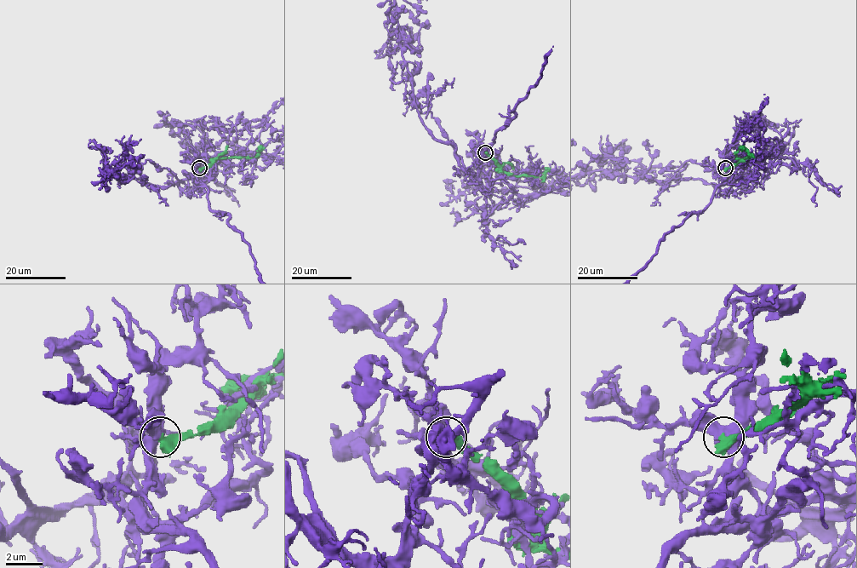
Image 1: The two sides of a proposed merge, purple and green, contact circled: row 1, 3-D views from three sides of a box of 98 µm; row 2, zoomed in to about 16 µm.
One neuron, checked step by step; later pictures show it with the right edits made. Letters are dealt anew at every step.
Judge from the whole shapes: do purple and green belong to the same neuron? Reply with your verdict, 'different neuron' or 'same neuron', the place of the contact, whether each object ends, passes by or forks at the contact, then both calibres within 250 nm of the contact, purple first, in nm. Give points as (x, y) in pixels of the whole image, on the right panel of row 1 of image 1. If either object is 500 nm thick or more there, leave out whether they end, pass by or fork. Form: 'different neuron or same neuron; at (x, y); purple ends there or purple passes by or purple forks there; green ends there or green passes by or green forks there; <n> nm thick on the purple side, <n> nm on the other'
different neuron; at (725, 168); 500 nm thick on the purple side, 500 nm on the other

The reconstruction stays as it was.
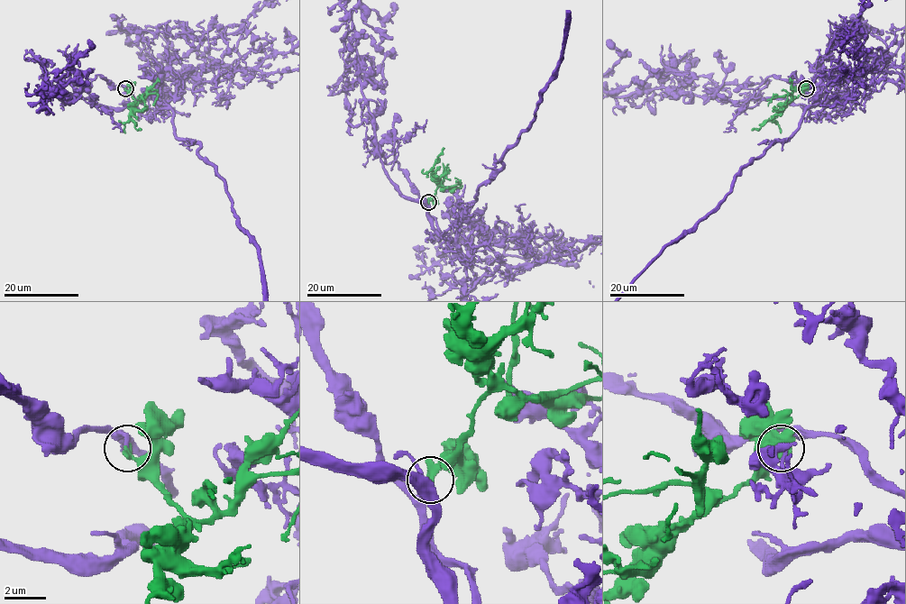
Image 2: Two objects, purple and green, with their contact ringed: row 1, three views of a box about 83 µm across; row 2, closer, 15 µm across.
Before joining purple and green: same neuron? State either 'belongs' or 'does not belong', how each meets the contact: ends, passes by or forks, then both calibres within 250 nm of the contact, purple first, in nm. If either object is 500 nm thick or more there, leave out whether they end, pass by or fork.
belongs; purple ends there; green ends there; 240 nm thick on the purple side, 400 nm on the other

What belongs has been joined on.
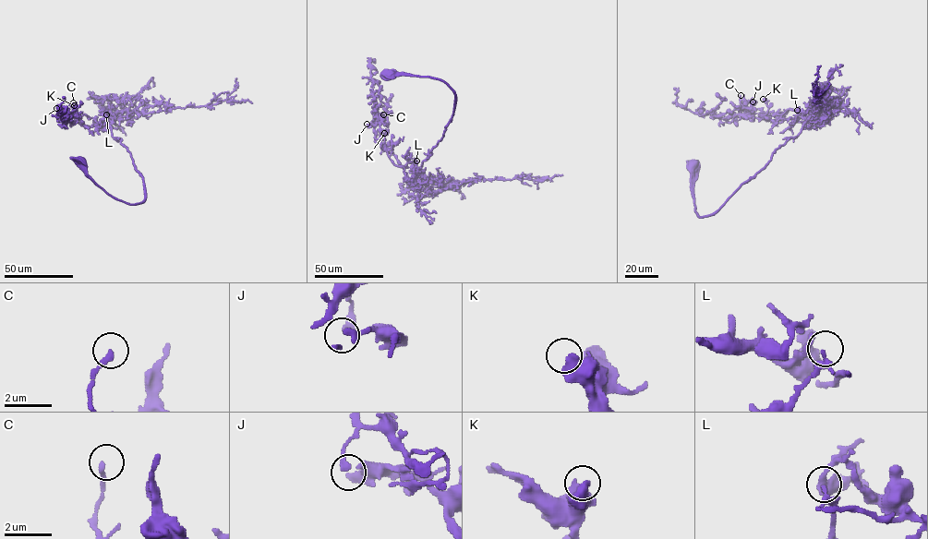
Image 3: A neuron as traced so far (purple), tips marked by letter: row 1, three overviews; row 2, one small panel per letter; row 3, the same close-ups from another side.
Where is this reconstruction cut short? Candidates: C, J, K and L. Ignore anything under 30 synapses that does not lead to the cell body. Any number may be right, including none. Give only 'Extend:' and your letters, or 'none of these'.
Extend: none of these

